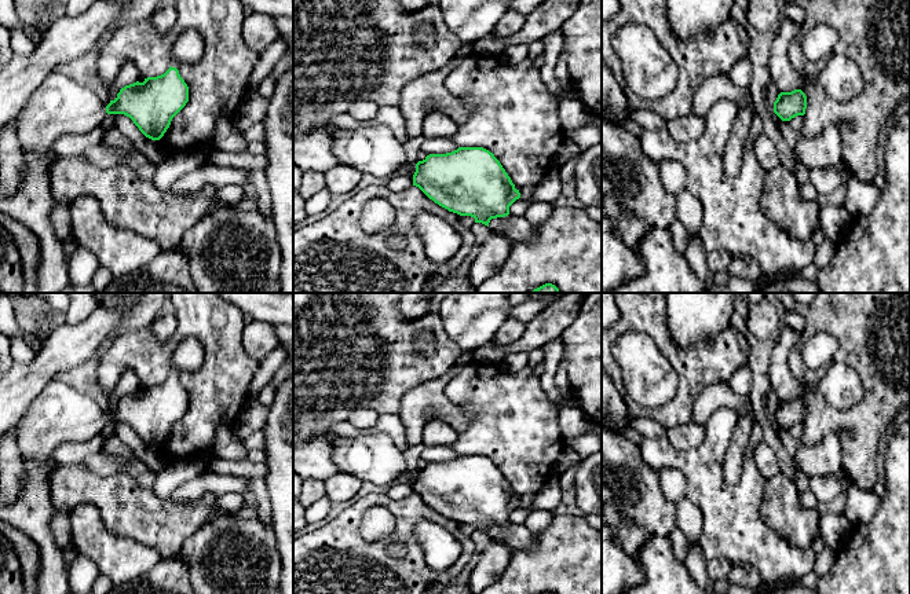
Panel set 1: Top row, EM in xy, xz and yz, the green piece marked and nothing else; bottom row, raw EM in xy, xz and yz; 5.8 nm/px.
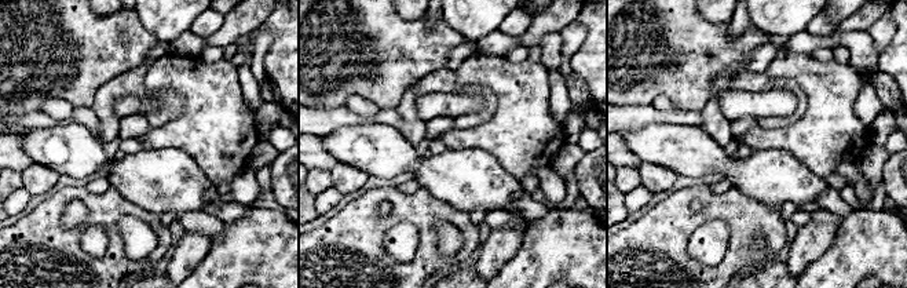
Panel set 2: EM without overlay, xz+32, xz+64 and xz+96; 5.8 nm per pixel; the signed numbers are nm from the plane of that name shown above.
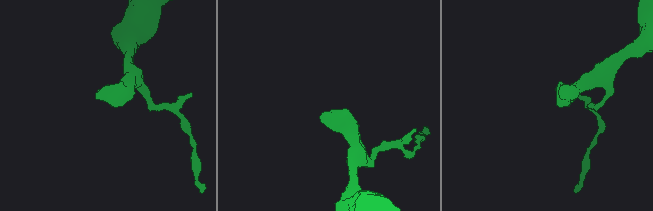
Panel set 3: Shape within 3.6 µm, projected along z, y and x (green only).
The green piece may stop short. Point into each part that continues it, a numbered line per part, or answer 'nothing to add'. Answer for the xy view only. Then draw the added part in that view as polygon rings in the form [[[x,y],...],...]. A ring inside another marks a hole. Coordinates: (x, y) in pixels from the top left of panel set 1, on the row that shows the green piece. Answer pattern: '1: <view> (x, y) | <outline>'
1: xy (59, 105) | [[[52,70],[12,121],[21,148],[44,155],[65,133],[80,135],[102,125],[105,103],[87,87]]]

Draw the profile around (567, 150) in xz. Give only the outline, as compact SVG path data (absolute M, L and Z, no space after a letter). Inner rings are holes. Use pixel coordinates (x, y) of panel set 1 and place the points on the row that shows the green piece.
M564 139L552 160L552 166L560 168L567 161L580 157L581 148L571 139Z

